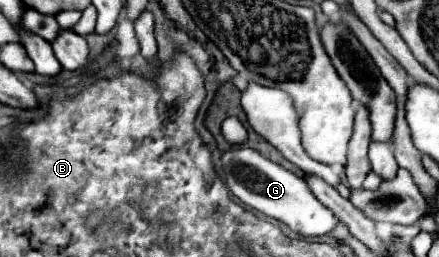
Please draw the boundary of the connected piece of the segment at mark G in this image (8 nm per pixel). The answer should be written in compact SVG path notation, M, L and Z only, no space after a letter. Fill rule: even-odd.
M248 147L226 151L222 155L222 163L224 163L228 189L248 207L286 223L294 233L302 237L324 237L336 229L338 225L336 215L330 213L328 207L324 207L314 197L310 187L294 173L262 157L258 151L252 151Z

